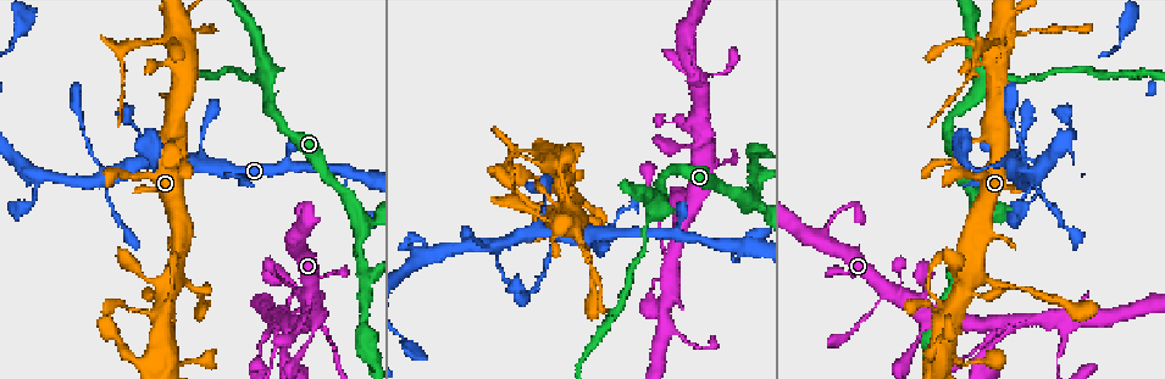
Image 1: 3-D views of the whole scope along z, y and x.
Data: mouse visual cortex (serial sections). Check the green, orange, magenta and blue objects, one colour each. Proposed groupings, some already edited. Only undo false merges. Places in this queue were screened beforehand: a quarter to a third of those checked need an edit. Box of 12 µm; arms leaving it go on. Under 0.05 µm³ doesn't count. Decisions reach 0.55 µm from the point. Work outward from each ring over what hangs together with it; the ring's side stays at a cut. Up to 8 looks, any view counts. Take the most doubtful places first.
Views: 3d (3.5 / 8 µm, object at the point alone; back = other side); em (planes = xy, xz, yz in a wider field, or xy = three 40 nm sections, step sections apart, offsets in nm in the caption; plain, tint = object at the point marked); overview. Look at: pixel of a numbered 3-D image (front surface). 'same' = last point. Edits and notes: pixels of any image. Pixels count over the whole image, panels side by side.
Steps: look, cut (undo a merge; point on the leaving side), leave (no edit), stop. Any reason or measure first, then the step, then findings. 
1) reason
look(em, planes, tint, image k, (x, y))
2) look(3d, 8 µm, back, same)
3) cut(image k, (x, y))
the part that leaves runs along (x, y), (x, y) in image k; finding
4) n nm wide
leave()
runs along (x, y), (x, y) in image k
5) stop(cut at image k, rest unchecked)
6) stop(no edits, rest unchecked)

a narrow waist
look(3d, 3.5 µm, image 1, (289, 156))

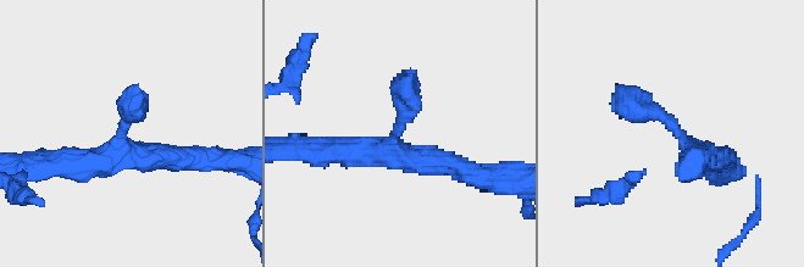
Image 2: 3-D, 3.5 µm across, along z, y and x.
now the EM
look(em, xy, step 2, tint, image 2, (392, 133))

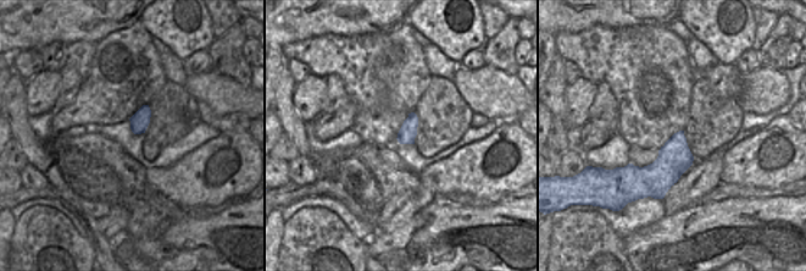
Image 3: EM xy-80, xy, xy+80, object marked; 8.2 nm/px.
leave()
one cell here

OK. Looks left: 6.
narrows sharply
look(3d, 3.5 µm, image 1, (999, 41))

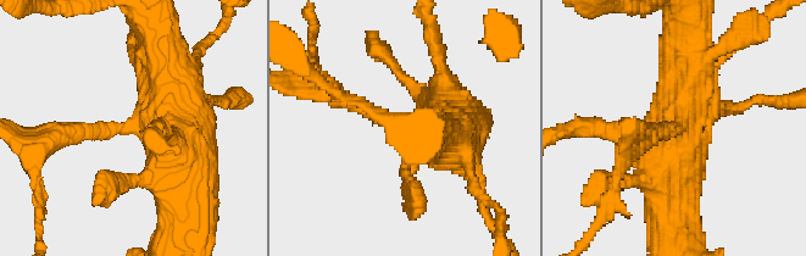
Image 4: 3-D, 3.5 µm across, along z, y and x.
need the tissue
look(em, planes, tint, image 4, (674, 127))

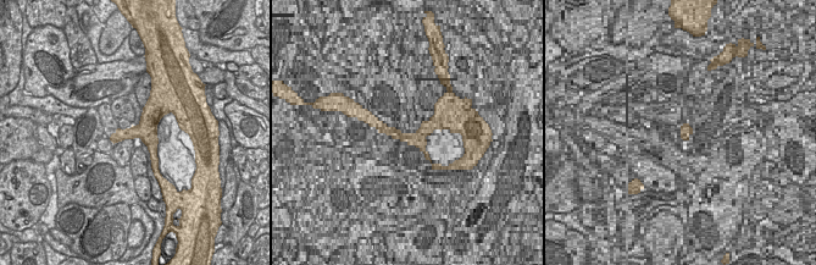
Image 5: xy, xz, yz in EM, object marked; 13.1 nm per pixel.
cut it another way
look(em, xy, step 1, tint, same)

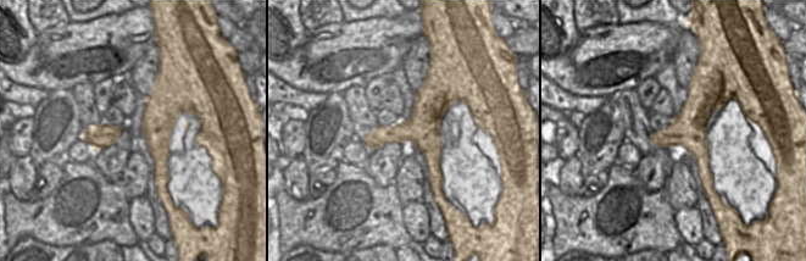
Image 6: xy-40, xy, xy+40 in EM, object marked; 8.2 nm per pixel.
arms of 250, 400 nm
cut(image 4, (68, 131))
the part that leaves runs along (100, 131), (51, 138), (37, 190) in image 4; a second cell is stuck on

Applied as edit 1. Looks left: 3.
three arms meet
look(3d, 3.5 µm, image 1, (709, 165))

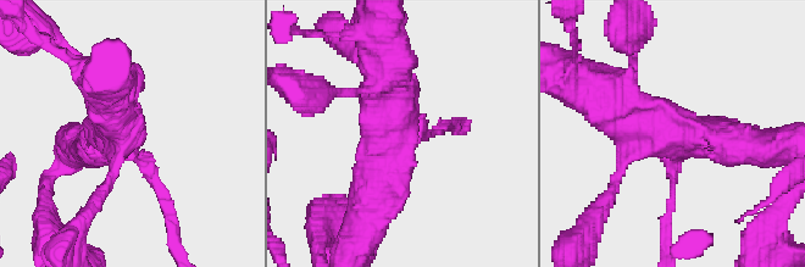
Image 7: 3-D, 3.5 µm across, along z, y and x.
3 arms; arms of 150, 500, 500 nm; shape alone is not enough
look(em, xy, step 1, tint, image 7, (132, 152))

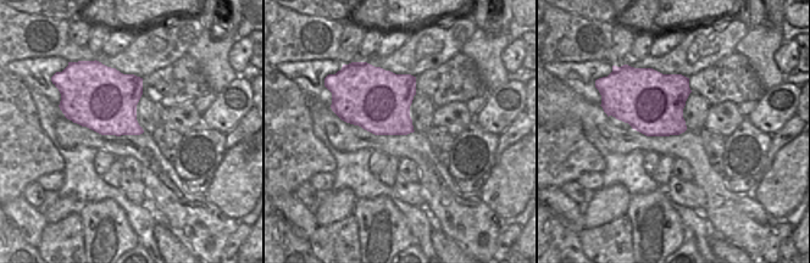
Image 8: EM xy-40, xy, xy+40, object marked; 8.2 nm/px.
look(em, xy, step 2, tint, same)

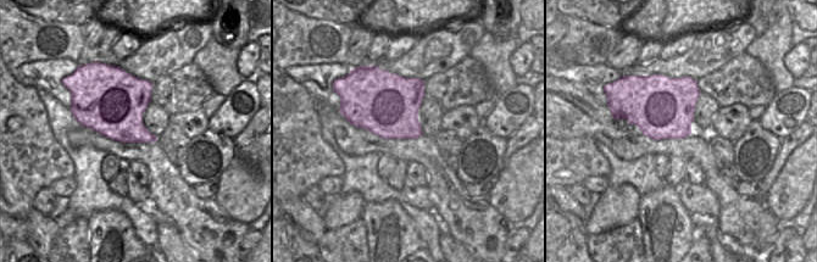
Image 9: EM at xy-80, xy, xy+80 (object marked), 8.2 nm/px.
cut(image 7, (670, 202))
the part that leaves runs along (673, 163), (665, 254) in image 7; two cells meet here

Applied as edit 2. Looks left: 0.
stop(cut at image 4, cut at image 7, rest unchecked)

